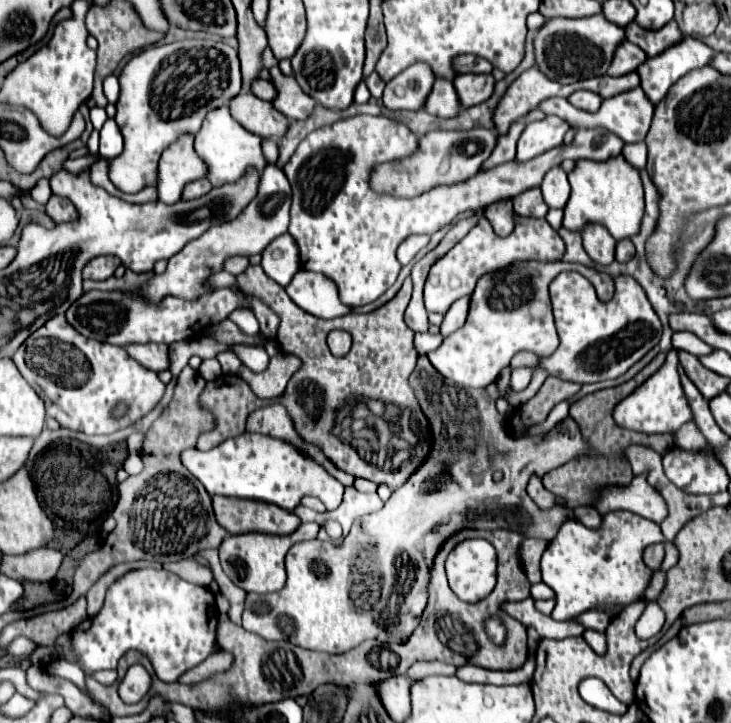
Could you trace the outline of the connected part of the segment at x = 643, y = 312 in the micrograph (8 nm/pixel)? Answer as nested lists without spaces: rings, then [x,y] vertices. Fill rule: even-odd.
[[[562,272],[550,284],[554,324],[560,336],[558,350],[540,358],[540,368],[550,376],[578,384],[618,378],[660,342],[662,324],[642,286],[632,276],[612,278],[614,296],[608,302],[598,300],[594,286],[578,272]]]

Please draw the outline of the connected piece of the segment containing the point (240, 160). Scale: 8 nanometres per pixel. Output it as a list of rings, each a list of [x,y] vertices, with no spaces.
[[[220,106],[206,114],[206,120],[202,122],[202,128],[196,134],[194,148],[196,148],[198,156],[202,160],[206,160],[206,164],[208,164],[208,178],[210,178],[212,186],[222,186],[226,182],[238,180],[246,172],[248,166],[254,166],[260,172],[264,170],[266,160],[262,156],[260,142],[262,142],[260,136],[238,126],[238,122],[234,122],[234,118],[230,118],[230,110],[226,110],[226,106]]]

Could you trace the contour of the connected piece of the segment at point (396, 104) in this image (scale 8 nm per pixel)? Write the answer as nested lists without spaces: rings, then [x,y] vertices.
[[[416,62],[394,76],[384,88],[384,106],[390,110],[420,110],[434,84],[434,72],[428,64]]]

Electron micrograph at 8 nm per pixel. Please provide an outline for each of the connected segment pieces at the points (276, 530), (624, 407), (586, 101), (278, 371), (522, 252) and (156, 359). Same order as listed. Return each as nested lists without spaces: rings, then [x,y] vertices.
[[[212,496],[214,516],[228,534],[258,530],[268,534],[290,534],[300,526],[300,518],[294,512],[282,510],[276,504],[262,500],[242,500],[230,496]]]
[[[668,352],[664,364],[654,372],[644,384],[640,384],[632,394],[628,394],[618,406],[614,408],[614,422],[620,428],[644,432],[644,434],[660,434],[670,432],[674,434],[682,424],[690,422],[690,408],[686,402],[686,396],[680,386],[678,378],[678,356],[676,352]]]
[[[578,90],[574,94],[568,96],[568,102],[580,110],[586,110],[586,112],[594,112],[598,110],[598,106],[602,104],[602,98],[598,98],[598,94],[594,92],[588,92],[588,90]]]
[[[278,354],[274,358],[270,358],[270,364],[266,370],[262,370],[260,374],[250,372],[250,368],[242,366],[238,370],[238,376],[242,376],[248,386],[254,390],[254,394],[258,394],[260,398],[276,398],[284,392],[286,382],[290,380],[290,376],[298,370],[300,360],[288,354]]]
[[[514,214],[514,230],[508,236],[498,236],[492,224],[484,217],[480,222],[450,250],[446,252],[432,268],[424,286],[424,304],[428,312],[444,314],[454,300],[474,292],[476,282],[494,270],[502,270],[514,262],[538,260],[538,262],[558,262],[564,256],[564,240],[558,232],[546,222],[546,218],[526,218]]]
[[[132,344],[124,350],[148,370],[168,370],[168,346],[166,344]]]

